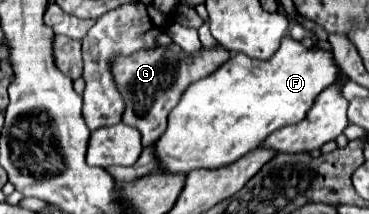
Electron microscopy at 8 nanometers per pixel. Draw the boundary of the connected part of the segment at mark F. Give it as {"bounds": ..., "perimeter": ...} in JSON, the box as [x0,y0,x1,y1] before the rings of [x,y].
{"bounds":[153,36,339,174],"perimeter":[[[285,36],[271,60],[257,60],[233,54],[211,76],[191,84],[181,102],[171,110],[163,136],[153,144],[157,170],[187,174],[191,170],[223,168],[261,146],[275,130],[297,124],[305,118],[315,96],[335,82],[339,68],[333,54],[319,48],[305,48]]]}

